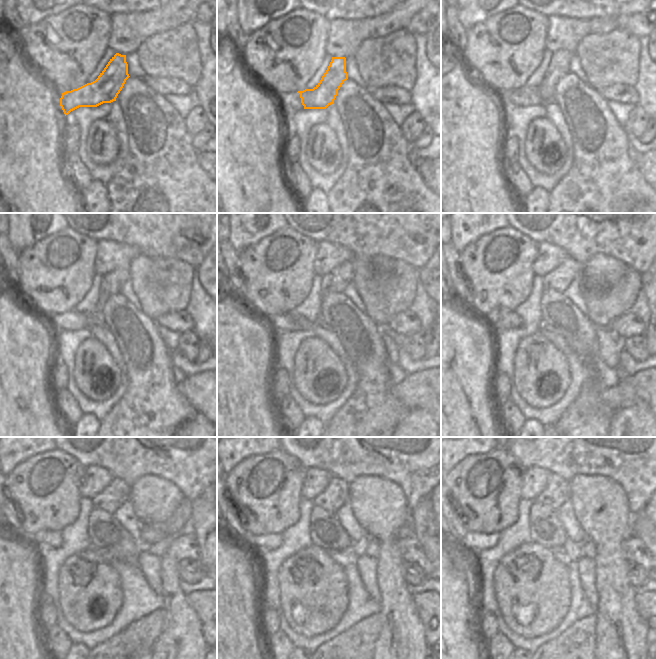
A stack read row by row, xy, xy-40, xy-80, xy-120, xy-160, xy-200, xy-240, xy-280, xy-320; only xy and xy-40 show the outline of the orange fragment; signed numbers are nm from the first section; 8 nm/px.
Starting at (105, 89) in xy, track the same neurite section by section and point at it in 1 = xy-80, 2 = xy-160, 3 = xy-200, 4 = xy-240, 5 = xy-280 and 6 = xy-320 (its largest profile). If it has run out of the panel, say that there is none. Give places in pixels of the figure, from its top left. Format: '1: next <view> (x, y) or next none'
1: next xy-80 (559, 66)
2: next xy-160 (336, 281)
3: next xy-200 (559, 279)
4: next xy-240 (117, 493)
5: next xy-280 (336, 494)
6: next xy-320 (557, 492)

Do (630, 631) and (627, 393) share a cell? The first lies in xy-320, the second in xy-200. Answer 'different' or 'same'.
different

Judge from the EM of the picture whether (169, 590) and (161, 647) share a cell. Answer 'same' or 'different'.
same

